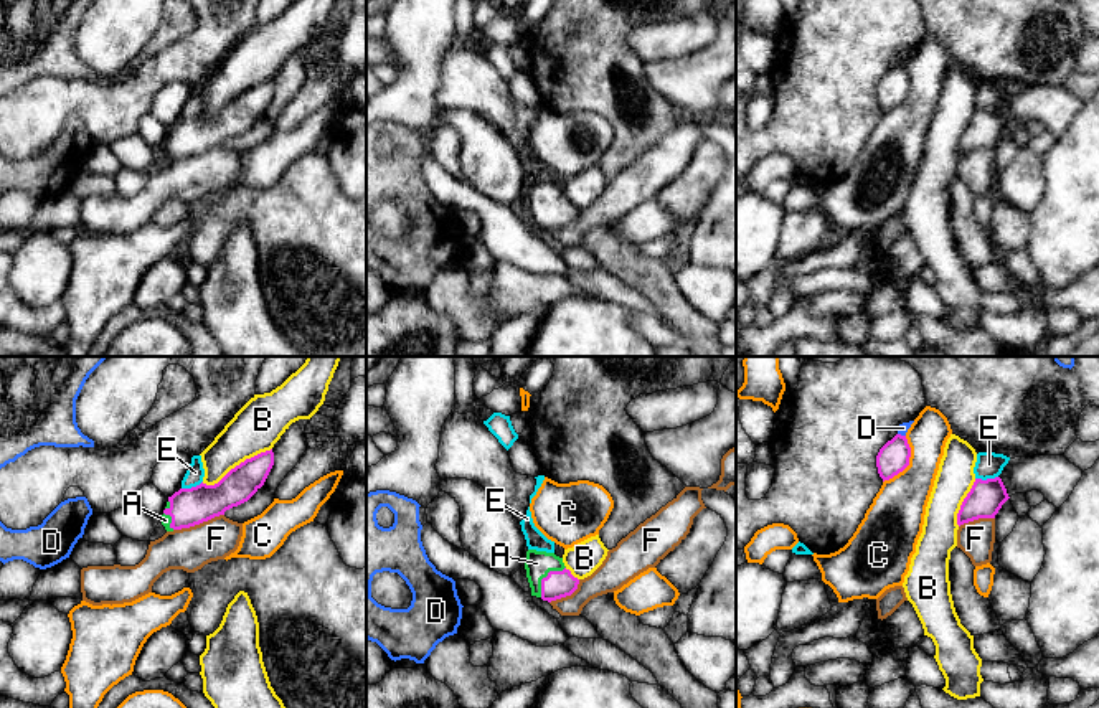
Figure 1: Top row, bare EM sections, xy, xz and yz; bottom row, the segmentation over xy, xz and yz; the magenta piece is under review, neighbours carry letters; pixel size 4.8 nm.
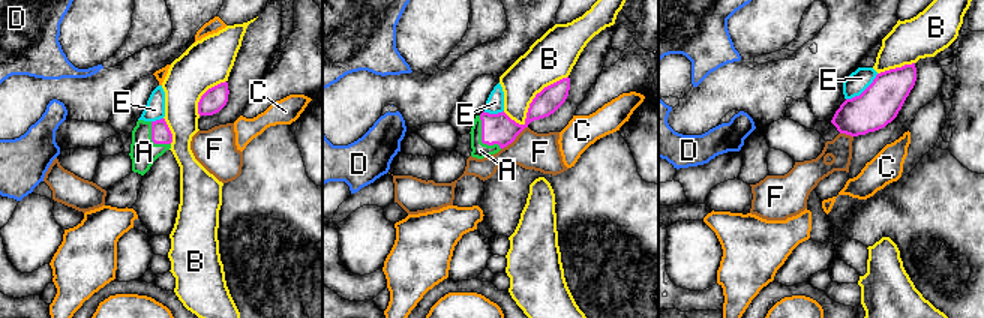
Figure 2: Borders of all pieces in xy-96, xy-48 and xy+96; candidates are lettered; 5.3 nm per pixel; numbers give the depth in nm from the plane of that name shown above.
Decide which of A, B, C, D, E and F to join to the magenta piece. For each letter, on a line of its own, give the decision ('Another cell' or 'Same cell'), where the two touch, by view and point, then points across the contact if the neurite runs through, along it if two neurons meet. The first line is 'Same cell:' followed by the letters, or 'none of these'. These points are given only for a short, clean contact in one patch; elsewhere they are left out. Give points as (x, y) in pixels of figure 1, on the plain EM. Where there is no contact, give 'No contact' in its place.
Same cell: A
A: Same cell. Touches magenta at xz (547, 207). Path across: xz (556, 215), (547, 207), (537, 193)
B: Another cell. Touches magenta at xy (236, 96)
C: Another cell. Touches magenta at yz (908, 93)
D: Another cell. Touches magenta at yz (900, 65)
E: Another cell. Touches magenta at yz (987, 109)
F: Another cell. Touches magenta at xy (198, 154). Boundary: xy (223, 144), (174, 160)

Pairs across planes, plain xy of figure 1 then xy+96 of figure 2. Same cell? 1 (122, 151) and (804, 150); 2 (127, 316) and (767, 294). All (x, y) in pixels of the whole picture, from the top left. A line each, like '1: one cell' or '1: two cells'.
1: one cell
2: one cell

